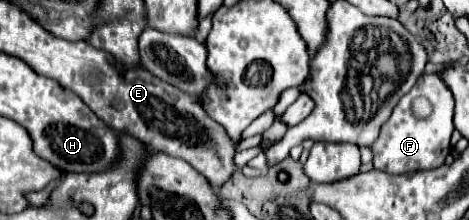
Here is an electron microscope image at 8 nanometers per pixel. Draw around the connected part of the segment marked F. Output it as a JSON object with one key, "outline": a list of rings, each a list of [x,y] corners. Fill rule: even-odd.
{"outline":[[[439,73],[419,75],[415,87],[397,103],[393,115],[381,127],[379,139],[373,143],[373,167],[387,173],[403,173],[443,165],[451,153],[453,105],[451,89],[439,79]]]}

